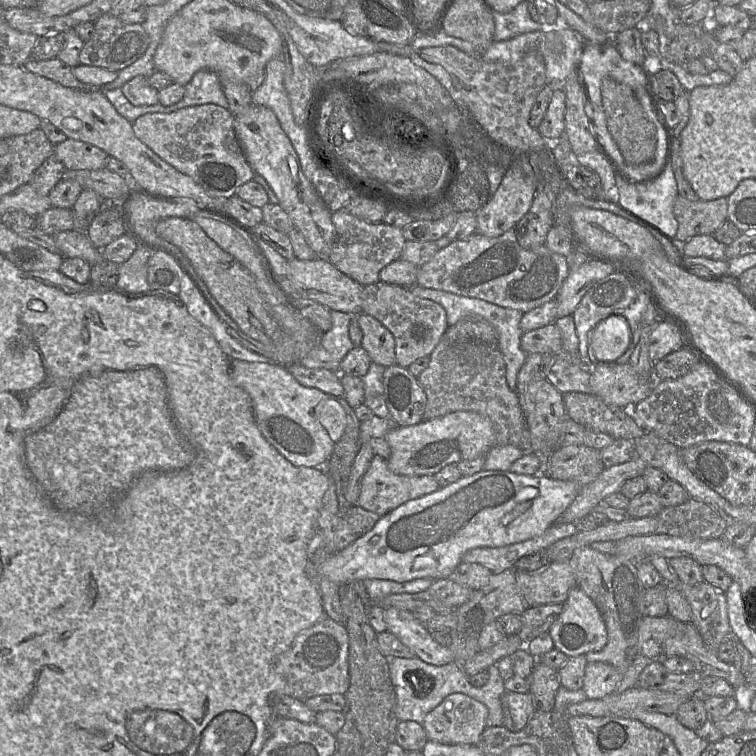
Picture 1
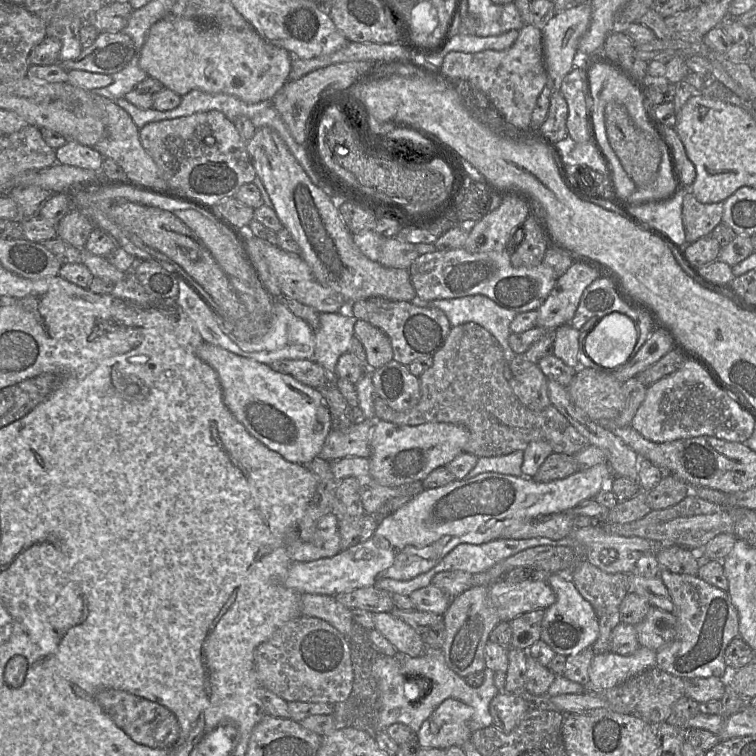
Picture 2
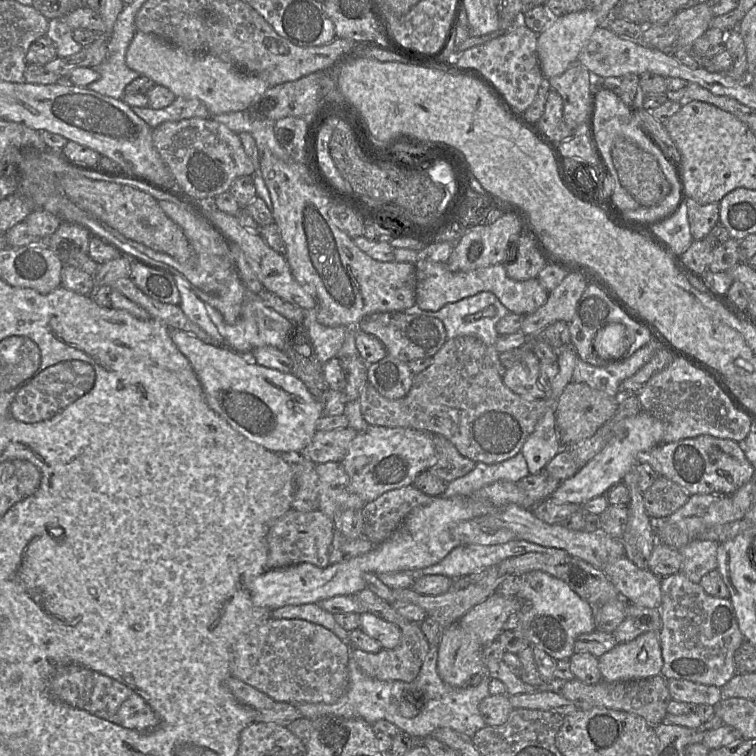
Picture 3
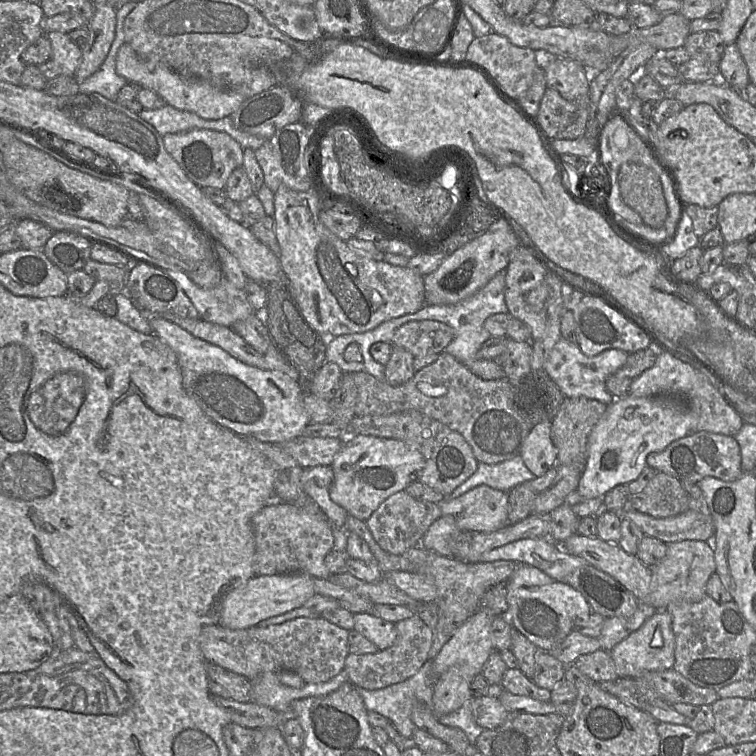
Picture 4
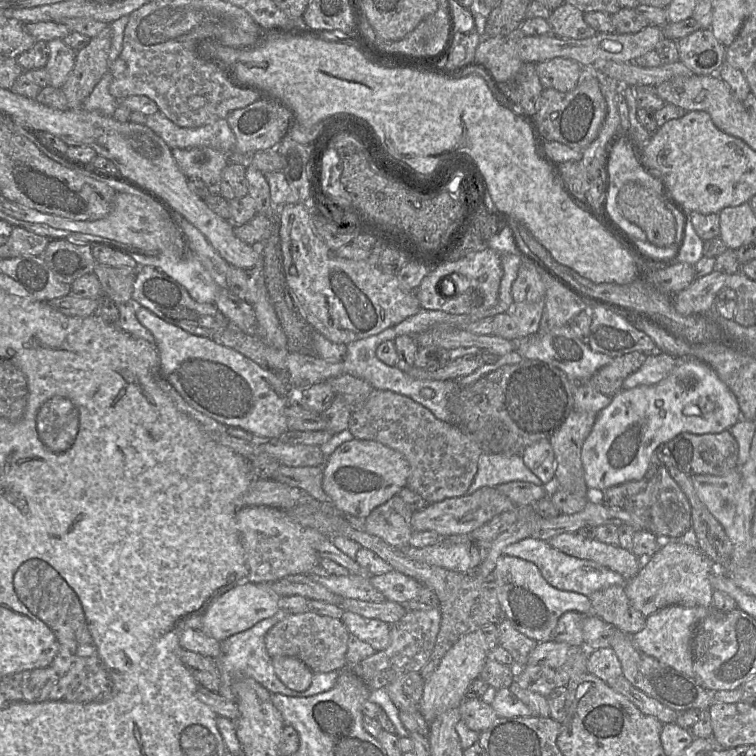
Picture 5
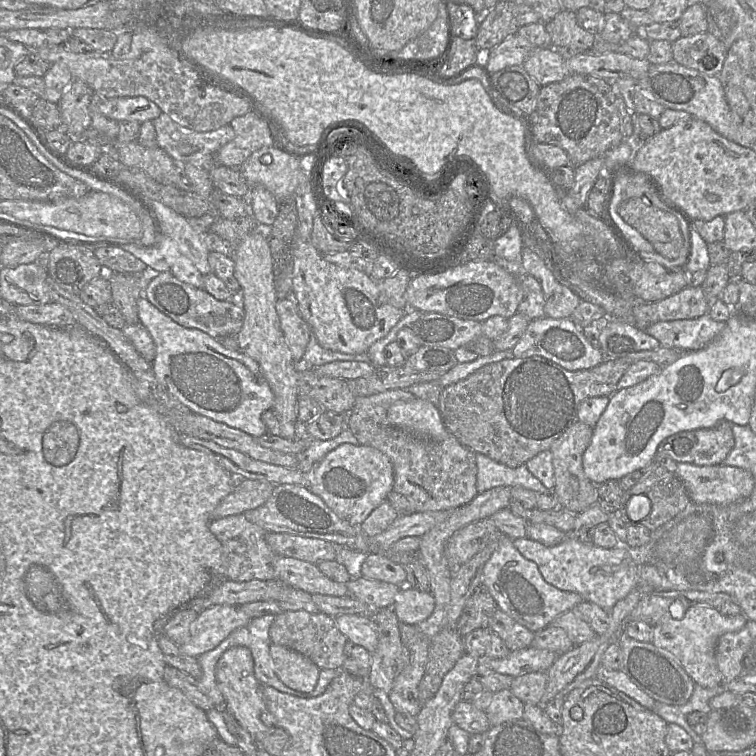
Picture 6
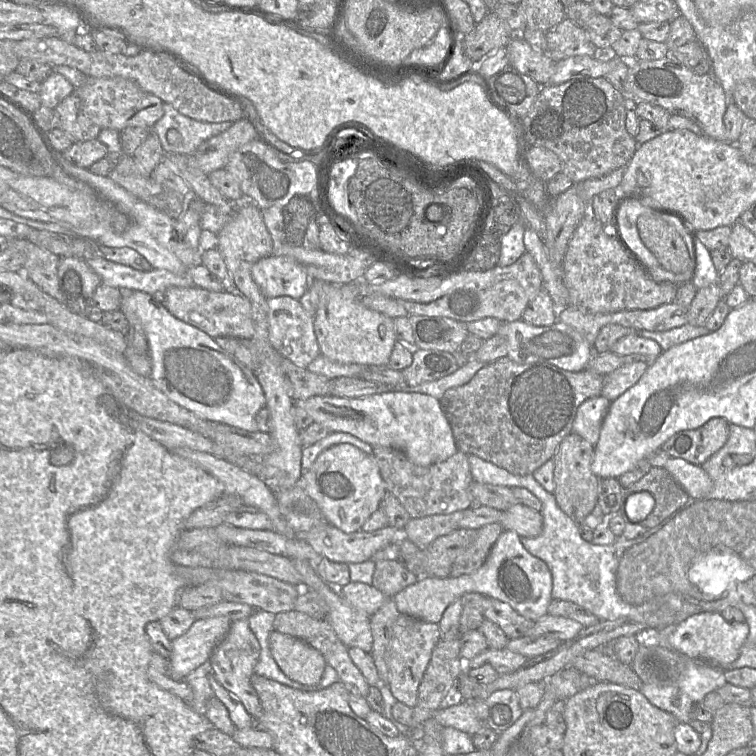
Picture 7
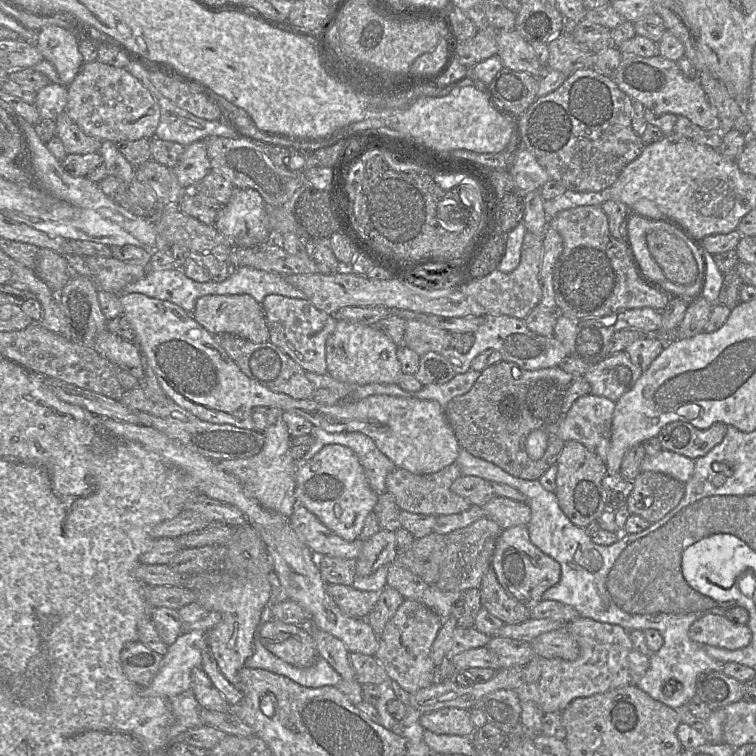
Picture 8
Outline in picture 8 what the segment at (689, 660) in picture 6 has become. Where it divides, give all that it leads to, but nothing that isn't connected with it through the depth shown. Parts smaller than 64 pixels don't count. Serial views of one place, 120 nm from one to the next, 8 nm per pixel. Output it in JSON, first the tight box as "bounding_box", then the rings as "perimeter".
{"bounding_box":[689,614,752,650],"perimeter":[[[707,614],[691,625],[689,637],[702,645],[738,650],[749,645],[752,631],[747,625],[734,624],[725,615]]]}

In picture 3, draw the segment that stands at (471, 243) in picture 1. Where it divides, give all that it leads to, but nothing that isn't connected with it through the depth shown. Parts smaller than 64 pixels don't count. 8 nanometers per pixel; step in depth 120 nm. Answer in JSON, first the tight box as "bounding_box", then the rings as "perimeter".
{"bounding_box":[416,260,548,315],"perimeter":[[[418,260],[416,269],[416,306],[422,310],[437,311],[449,303],[473,296],[481,291],[495,294],[510,312],[527,315],[535,312],[548,299],[548,292],[538,278],[518,281],[510,278],[504,264],[496,264],[470,271],[454,272],[446,263]]]}

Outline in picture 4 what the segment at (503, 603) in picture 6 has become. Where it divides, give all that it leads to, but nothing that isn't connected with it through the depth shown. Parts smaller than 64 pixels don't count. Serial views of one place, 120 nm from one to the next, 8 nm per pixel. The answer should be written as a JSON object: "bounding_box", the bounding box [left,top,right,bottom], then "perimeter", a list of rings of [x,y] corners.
{"bounding_box":[506,564,592,651],"perimeter":[[[519,564],[507,583],[506,617],[540,651],[553,651],[574,629],[575,621],[592,613],[583,595],[565,582],[557,581],[540,569]]]}

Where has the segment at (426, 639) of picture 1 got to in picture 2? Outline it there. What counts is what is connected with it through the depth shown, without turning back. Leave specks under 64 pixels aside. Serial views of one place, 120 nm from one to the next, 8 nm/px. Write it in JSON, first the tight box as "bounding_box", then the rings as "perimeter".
{"bounding_box":[373,612,426,657],"perimeter":[[[391,612],[373,613],[378,630],[401,654],[418,657],[426,650],[422,635]]]}

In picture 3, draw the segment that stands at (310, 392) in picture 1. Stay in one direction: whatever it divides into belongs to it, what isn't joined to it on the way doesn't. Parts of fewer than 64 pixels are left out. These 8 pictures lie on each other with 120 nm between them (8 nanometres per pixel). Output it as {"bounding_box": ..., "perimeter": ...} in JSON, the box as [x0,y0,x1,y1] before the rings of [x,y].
{"bounding_box":[169,328,324,454],"perimeter":[[[170,328],[169,334],[179,349],[188,359],[202,387],[208,406],[222,417],[235,431],[249,441],[277,454],[300,452],[312,440],[316,433],[316,423],[324,415],[321,402],[316,399],[293,373],[284,373],[260,366],[243,355],[225,346],[206,344],[185,331]]]}

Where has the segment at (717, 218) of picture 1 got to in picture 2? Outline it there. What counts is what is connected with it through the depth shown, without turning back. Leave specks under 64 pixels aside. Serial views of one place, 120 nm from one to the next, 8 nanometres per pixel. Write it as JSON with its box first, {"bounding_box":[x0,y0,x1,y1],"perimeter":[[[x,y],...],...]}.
{"bounding_box":[682,190,724,244],"perimeter":[[[690,190],[683,197],[682,222],[685,241],[691,244],[701,237],[710,235],[722,222],[724,202],[704,204],[699,202]]]}

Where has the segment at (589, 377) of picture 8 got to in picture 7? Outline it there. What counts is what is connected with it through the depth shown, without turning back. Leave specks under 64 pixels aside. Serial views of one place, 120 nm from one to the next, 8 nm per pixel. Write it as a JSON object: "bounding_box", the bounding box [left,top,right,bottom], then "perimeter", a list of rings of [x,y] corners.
{"bounding_box":[601,362,649,401],"perimeter":[[[633,362],[605,375],[601,395],[614,401],[639,381],[649,365],[646,362]]]}

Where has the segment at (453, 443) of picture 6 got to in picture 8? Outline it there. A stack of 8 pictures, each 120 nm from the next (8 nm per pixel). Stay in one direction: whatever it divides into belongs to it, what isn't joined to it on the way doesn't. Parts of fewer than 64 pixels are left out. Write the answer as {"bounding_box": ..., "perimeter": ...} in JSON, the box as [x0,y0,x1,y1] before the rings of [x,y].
{"bounding_box":[386,463,471,516],"perimeter":[[[453,463],[442,470],[426,475],[413,474],[395,468],[386,478],[387,492],[392,494],[401,510],[414,514],[445,516],[467,511],[471,503],[451,490],[452,483],[461,476],[460,469]]]}

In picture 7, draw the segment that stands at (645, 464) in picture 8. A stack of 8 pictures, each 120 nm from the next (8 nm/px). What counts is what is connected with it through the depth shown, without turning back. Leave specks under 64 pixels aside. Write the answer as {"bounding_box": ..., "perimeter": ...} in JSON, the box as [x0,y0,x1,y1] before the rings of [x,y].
{"bounding_box":[664,457,713,498],"perimeter":[[[670,457],[664,469],[674,477],[691,498],[705,497],[713,489],[713,481],[701,465]]]}

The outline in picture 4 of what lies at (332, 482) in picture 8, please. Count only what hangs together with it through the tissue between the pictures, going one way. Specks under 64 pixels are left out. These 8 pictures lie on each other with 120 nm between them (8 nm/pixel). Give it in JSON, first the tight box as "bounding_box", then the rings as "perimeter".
{"bounding_box":[330,434,424,521],"perimeter":[[[353,434],[331,465],[334,482],[330,497],[350,515],[366,521],[385,499],[417,479],[424,465],[423,455],[401,440]]]}

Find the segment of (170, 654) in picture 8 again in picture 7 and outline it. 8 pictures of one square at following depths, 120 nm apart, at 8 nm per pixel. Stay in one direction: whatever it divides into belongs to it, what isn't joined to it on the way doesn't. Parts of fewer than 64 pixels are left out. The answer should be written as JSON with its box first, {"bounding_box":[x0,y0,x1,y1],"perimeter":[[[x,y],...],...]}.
{"bounding_box":[169,617,232,677],"perimeter":[[[213,617],[195,620],[181,636],[171,641],[169,661],[173,677],[185,677],[206,662],[218,643],[226,636],[232,624],[228,618]]]}

